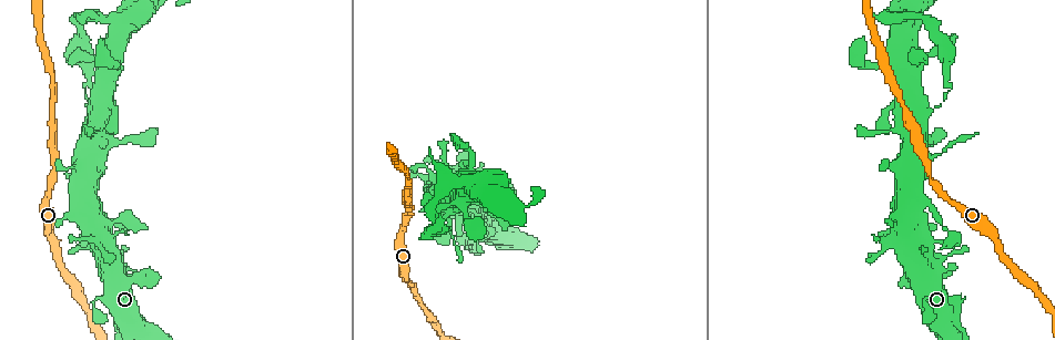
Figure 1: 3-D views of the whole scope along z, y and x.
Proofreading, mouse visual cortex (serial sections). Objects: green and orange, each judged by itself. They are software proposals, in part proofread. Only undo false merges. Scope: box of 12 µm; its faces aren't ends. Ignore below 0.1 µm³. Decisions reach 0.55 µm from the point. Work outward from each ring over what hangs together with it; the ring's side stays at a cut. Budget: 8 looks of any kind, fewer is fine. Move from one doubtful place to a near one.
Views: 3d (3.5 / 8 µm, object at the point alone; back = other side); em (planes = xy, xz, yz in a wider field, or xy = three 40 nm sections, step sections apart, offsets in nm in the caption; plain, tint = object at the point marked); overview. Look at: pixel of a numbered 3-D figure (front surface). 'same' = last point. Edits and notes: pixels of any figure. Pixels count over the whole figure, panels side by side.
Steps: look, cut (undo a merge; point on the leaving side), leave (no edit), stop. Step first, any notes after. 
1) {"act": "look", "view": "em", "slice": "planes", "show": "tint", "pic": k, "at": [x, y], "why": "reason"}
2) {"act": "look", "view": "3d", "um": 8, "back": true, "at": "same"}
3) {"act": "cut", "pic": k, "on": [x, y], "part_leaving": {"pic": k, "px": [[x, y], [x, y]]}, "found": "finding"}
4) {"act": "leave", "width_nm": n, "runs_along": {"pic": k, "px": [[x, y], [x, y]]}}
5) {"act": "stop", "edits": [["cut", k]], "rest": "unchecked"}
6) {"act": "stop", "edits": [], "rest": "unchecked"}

{"act": "look", "view": "3d", "um": 3.5, "pic": 1, "at": [104, 223], "why": "sharp bend"}

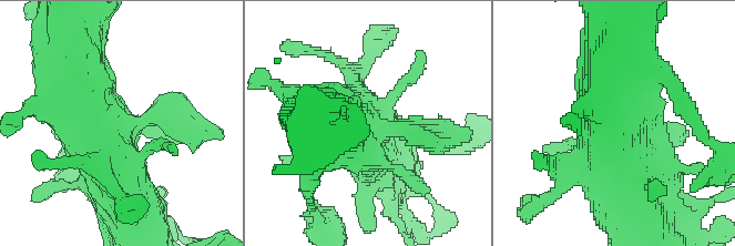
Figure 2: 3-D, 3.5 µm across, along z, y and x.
{"act": "look", "view": "em", "slice": "xy", "step": 3, "show": "tint", "pic": 2, "at": [373, 125]}

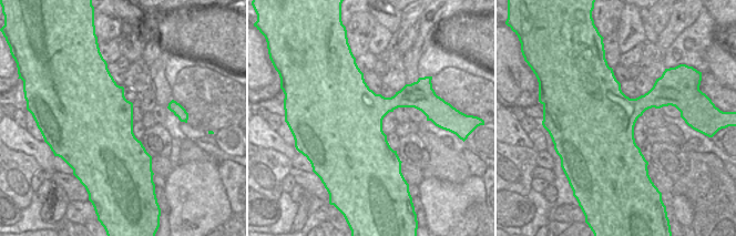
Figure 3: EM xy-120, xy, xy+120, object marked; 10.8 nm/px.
{"act": "look", "view": "em", "slice": "xy", "step": 5, "show": "tint", "at": "same"}

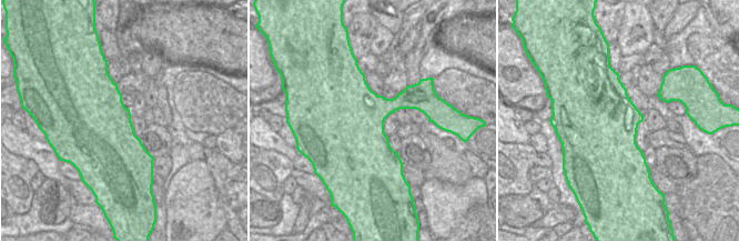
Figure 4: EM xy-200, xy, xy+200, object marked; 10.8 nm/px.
{"act": "leave", "width_nm": 750, "runs_along": {"pic": 2, "px": [[133, 221], [82, 92]]}, "found": "one cell here"}

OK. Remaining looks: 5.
{"act": "look", "view": "3d", "um": 3.5, "pic": 1, "at": [911, 68], "why": "narrows sharply"}

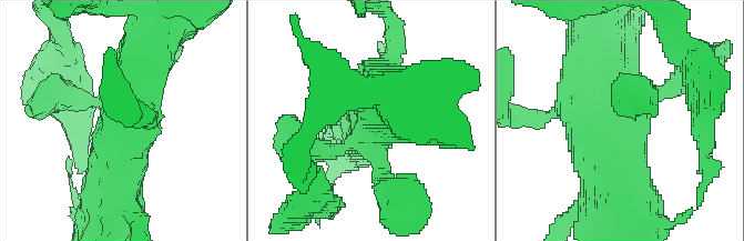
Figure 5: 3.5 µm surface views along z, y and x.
{"act": "look", "view": "em", "slice": "xy", "step": 1, "show": "tint", "pic": 5, "at": [621, 118]}

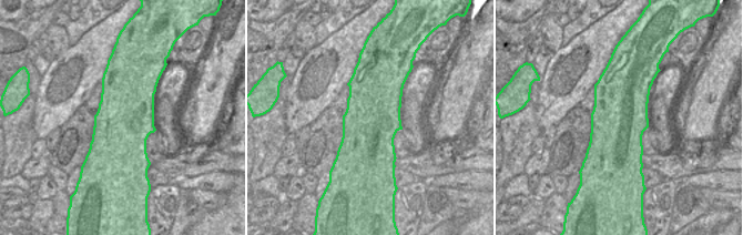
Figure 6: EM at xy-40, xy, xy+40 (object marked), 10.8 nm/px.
{"act": "leave", "runs_along": {"pic": 5, "px": [[623, 208], [583, 109], [583, 71]]}, "found": "one cell here"}

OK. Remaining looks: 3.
{"act": "look", "view": "3d", "um": 8, "pic": 1, "at": [409, 215], "why": "sudden change in width"}

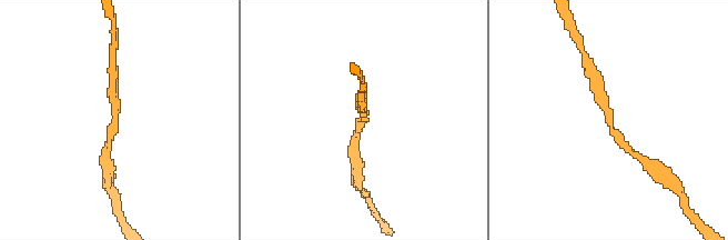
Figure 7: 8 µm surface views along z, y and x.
{"act": "look", "view": "em", "slice": "planes", "show": "tint", "pic": 7, "at": [111, 124], "arm_widths_nm": [250, 300], "why": "now the EM"}

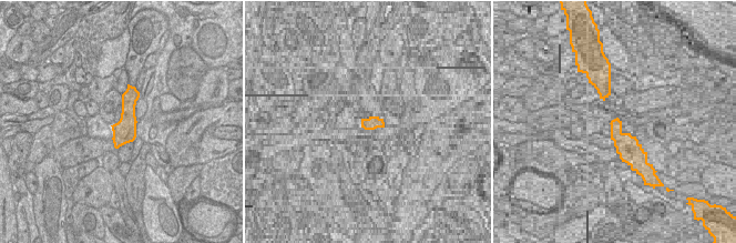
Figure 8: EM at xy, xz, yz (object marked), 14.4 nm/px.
{"act": "leave", "runs_along": {"pic": 7, "px": [[629, 151], [612, 130], [600, 96]]}, "found": "continuous, no second cell"}

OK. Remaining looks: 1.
{"act": "stop", "edits": [], "rest": "unchecked"}

